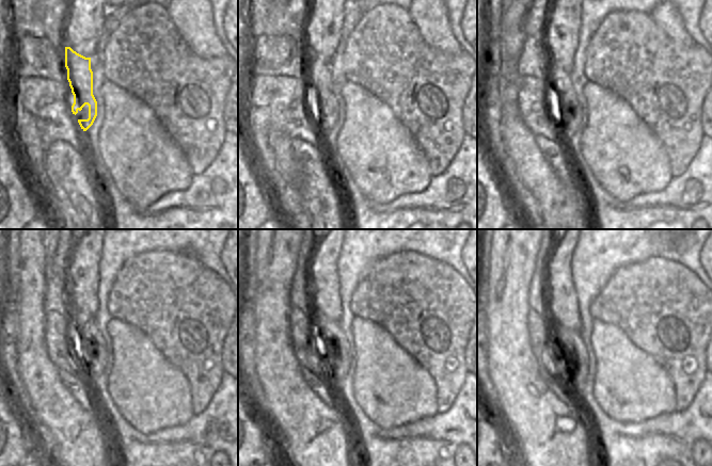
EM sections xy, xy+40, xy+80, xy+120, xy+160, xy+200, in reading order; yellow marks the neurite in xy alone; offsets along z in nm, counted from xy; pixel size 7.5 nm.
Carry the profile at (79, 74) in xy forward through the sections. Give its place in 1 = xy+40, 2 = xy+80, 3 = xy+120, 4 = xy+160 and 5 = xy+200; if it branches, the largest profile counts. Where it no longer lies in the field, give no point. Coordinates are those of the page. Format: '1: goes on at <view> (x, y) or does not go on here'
1: goes on at xy+40 (319, 78)
2: goes on at xy+80 (562, 92)
3: goes on at xy+120 (84, 331)
4: goes on at xy+160 (328, 334)
5: goes on at xy+200 (569, 342)

